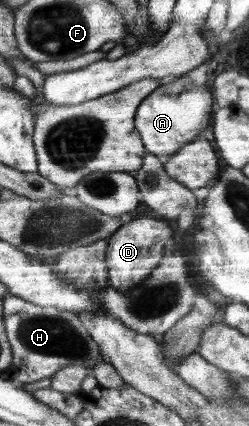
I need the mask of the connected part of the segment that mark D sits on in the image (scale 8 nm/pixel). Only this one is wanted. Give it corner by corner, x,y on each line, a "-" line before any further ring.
133,215
128,224
123,224
107,238
107,265
111,275
109,286
120,293
130,294
130,290
134,290
159,265
172,241
171,236
172,229
166,220

